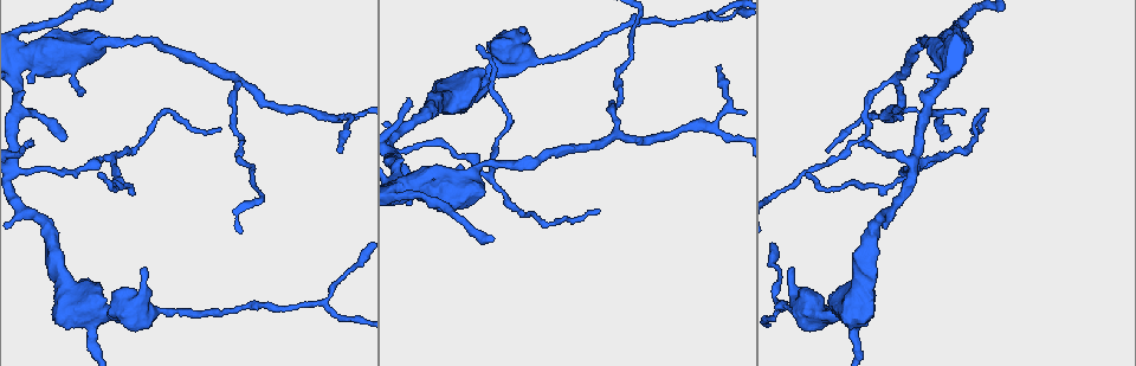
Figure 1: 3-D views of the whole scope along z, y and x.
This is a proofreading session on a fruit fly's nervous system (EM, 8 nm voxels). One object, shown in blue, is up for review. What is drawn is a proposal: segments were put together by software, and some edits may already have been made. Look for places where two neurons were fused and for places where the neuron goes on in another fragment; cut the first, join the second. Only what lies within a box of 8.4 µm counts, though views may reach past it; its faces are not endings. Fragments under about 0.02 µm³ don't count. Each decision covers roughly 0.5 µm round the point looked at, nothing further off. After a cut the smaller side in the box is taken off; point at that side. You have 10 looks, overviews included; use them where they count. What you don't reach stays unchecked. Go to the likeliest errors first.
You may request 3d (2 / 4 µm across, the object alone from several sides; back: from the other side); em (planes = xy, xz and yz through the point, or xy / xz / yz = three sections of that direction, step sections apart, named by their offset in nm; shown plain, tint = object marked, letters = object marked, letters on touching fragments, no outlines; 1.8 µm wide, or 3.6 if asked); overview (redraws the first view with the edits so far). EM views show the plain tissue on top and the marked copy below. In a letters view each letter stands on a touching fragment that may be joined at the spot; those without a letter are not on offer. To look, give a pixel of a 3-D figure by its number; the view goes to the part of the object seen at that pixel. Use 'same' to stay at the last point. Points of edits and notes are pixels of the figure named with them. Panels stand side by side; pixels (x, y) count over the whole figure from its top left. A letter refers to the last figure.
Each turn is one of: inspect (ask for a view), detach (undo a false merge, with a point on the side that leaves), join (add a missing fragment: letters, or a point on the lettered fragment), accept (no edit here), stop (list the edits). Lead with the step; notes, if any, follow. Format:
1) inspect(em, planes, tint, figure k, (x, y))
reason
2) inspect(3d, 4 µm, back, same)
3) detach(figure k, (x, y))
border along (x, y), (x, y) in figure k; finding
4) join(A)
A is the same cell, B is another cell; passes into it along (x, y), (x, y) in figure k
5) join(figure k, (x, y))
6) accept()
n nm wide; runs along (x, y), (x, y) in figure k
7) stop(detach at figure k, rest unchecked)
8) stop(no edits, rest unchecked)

inspect(em, xy, step 16, letters, figure 1, (971, 131))
tapers out

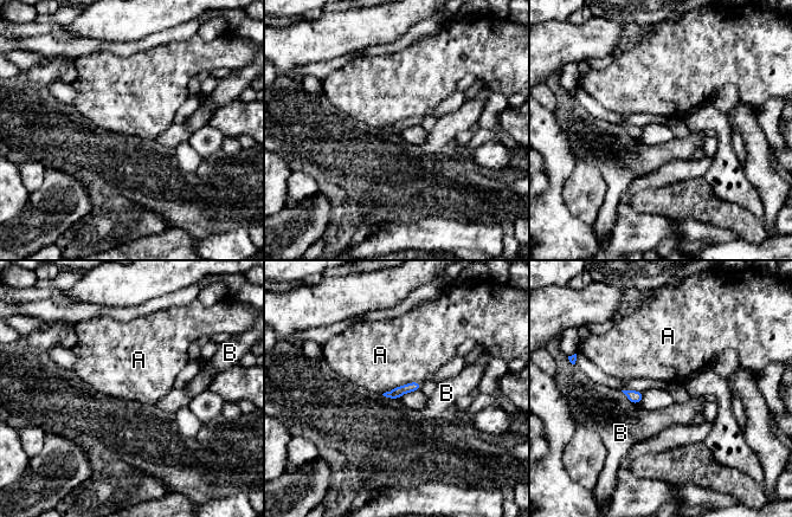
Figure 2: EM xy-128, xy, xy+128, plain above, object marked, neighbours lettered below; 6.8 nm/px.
inspect(em, planes, letters, same)

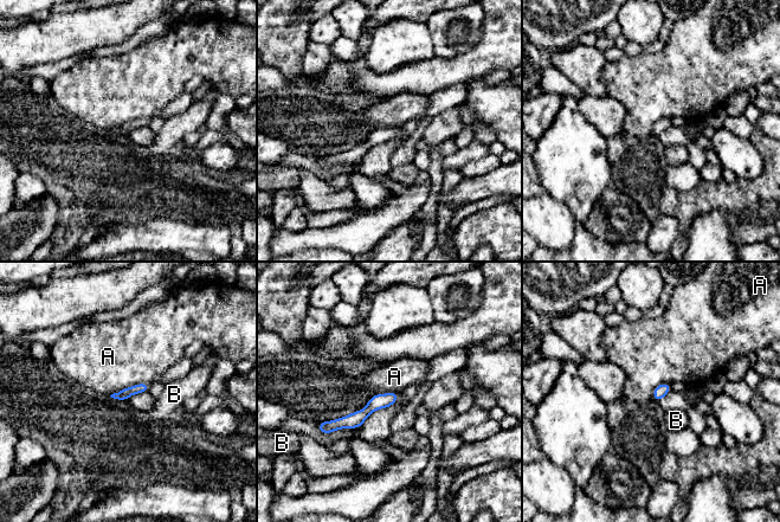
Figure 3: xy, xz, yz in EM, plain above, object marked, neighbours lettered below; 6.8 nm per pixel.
accept()
A and B are other cells; no lettered fragment goes on from it

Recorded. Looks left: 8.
inspect(3d, 4 µm, figure 1, (147, 268))
an open end

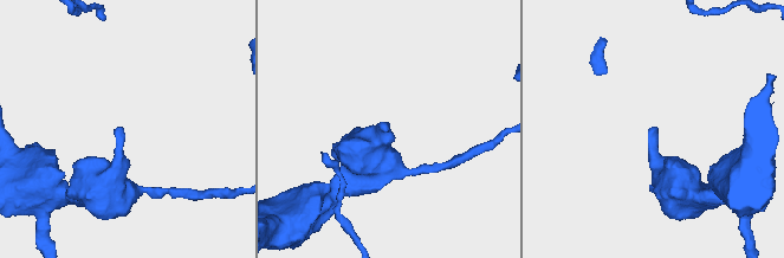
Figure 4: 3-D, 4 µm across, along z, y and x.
inspect(em, planes, letters, figure 4, (388, 130))

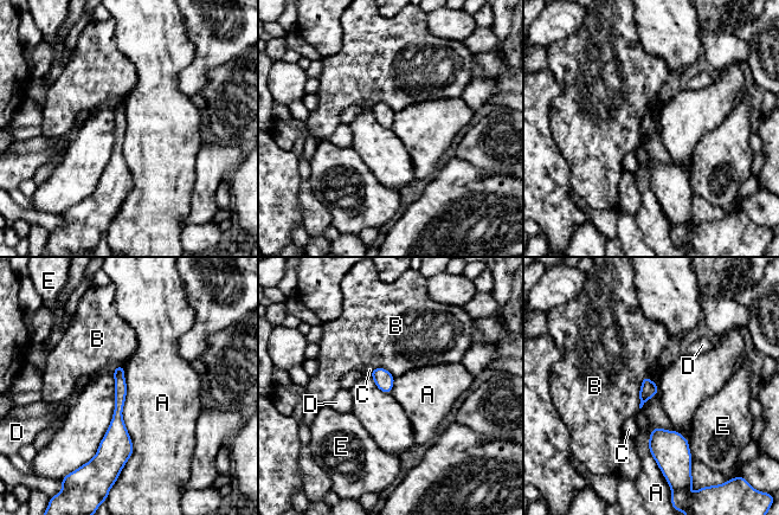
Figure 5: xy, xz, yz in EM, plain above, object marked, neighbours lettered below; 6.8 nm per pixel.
accept()
A, B, C, D and E are other cells; border along (124, 367), (133, 454), (120, 471) in figure 5; none of them fits

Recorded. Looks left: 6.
inspect(3d, 2 µm, figure 1, (94, 344))
sudden change in width

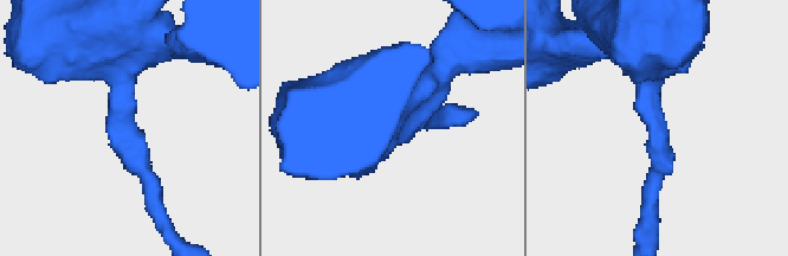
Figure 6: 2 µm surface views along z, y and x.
inspect(em, 3.6 µm, xy, step 16, tint, figure 6, (654, 132))

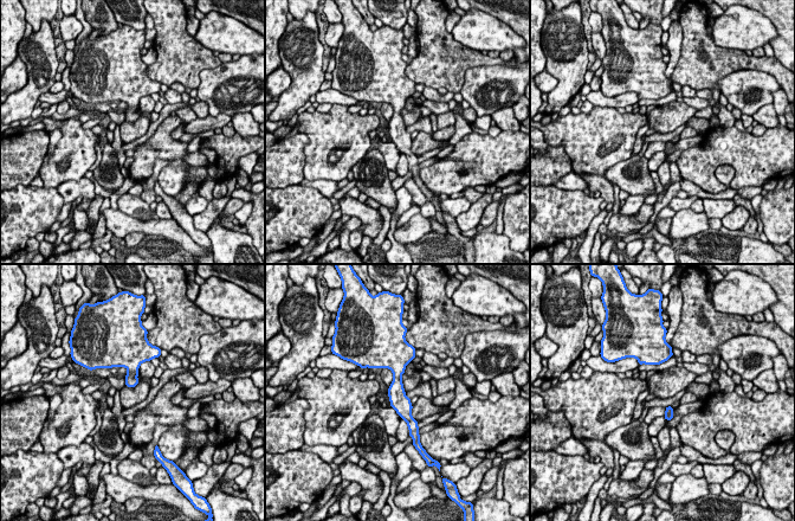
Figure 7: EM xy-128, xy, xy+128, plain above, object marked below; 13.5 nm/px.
inspect(em, 3.6 µm, planes, letters, same)
another direction

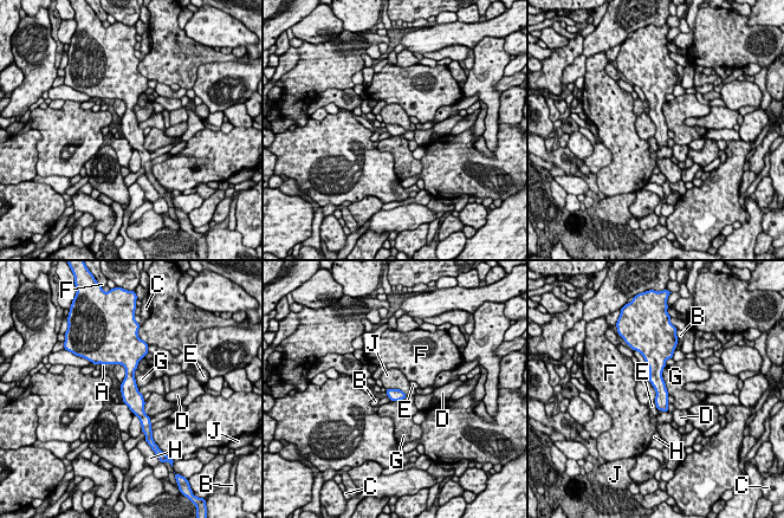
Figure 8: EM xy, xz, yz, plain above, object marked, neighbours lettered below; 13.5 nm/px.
accept()
160 nm wide; A, B, C, D, E, F, G, H and J are other cells; border along (647, 379), (655, 392), (654, 401) in figure 8; continuous, no second neuron

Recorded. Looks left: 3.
inspect(em, 3.6 µm, planes, letters, figure 1, (338, 152))
thin end

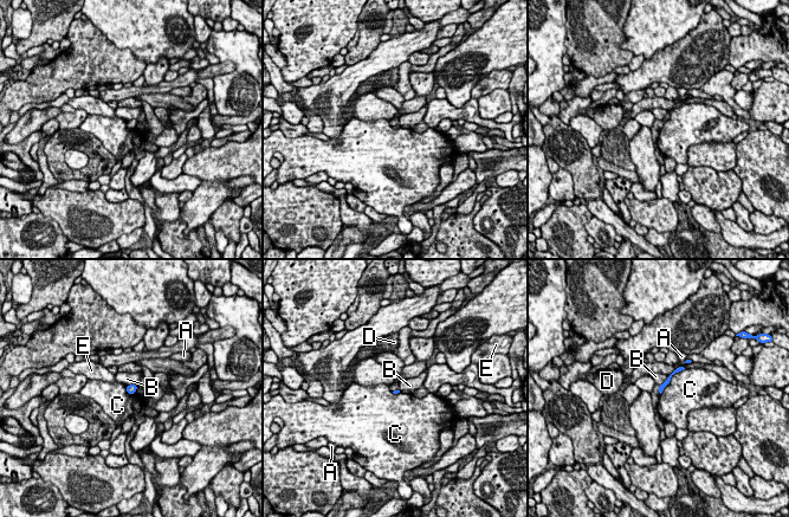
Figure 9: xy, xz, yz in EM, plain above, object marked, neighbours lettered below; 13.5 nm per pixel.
accept()
A, B, C, D and E are other cells; runs along (683, 368), (668, 377), (660, 392) in figure 9; no lettered fragment goes on from it

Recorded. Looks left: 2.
stop(no edits, rest unchecked)

